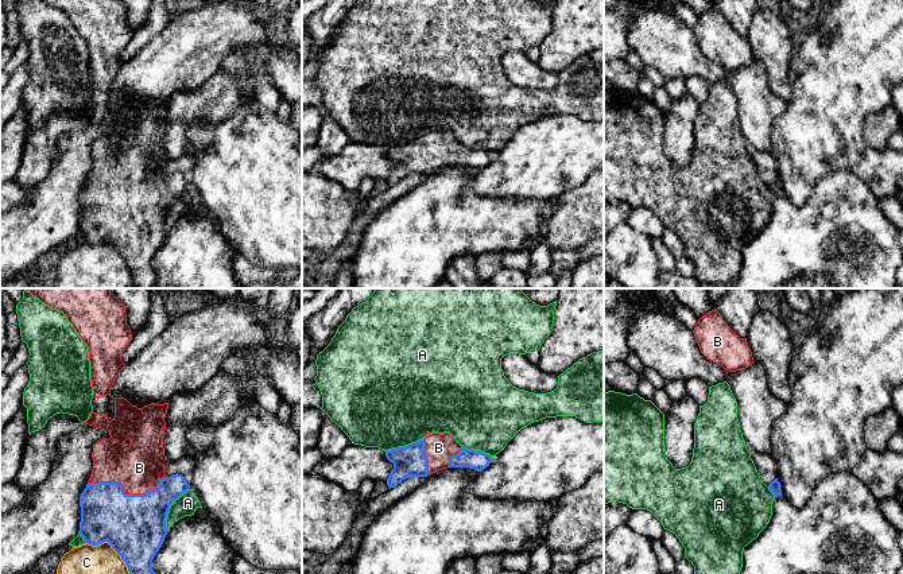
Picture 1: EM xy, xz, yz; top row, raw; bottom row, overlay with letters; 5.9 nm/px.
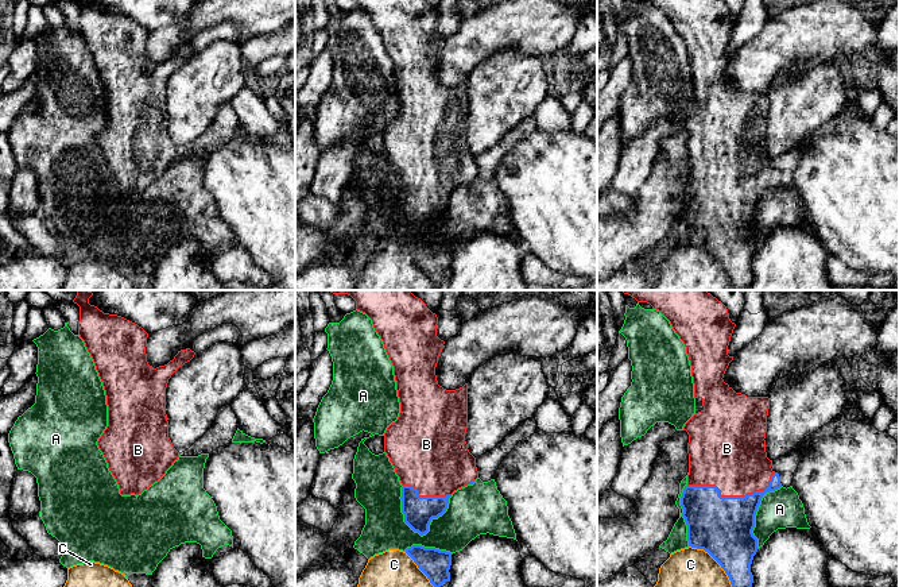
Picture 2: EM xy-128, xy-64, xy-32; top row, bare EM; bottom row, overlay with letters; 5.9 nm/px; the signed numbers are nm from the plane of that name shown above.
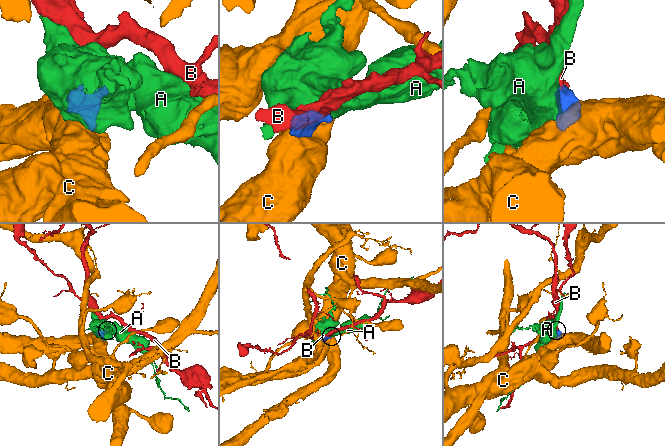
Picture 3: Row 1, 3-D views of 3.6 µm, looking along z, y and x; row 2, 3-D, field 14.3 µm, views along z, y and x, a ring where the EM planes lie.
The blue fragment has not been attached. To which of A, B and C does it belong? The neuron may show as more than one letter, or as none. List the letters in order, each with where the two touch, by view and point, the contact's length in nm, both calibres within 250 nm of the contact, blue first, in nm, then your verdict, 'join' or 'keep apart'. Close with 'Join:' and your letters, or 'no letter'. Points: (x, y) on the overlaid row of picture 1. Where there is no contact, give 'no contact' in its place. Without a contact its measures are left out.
A: meets blue in xy at (169, 507); contact 280 nm long; 360 nm thick on the blue side, 120 nm on the other; keep apart
B: meets blue in xy at (127, 495); contact 480 nm long; 360 nm thick on the blue side, 280 nm on the other; join
C: meets blue in xy at (112, 547); contact 320 nm long; 360 nm thick on the blue side, 180 nm on the other; keep apart
Join: B

